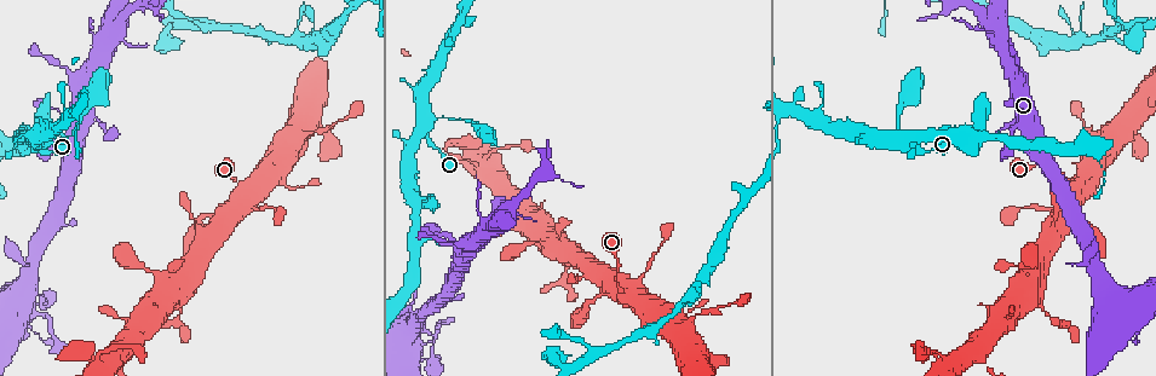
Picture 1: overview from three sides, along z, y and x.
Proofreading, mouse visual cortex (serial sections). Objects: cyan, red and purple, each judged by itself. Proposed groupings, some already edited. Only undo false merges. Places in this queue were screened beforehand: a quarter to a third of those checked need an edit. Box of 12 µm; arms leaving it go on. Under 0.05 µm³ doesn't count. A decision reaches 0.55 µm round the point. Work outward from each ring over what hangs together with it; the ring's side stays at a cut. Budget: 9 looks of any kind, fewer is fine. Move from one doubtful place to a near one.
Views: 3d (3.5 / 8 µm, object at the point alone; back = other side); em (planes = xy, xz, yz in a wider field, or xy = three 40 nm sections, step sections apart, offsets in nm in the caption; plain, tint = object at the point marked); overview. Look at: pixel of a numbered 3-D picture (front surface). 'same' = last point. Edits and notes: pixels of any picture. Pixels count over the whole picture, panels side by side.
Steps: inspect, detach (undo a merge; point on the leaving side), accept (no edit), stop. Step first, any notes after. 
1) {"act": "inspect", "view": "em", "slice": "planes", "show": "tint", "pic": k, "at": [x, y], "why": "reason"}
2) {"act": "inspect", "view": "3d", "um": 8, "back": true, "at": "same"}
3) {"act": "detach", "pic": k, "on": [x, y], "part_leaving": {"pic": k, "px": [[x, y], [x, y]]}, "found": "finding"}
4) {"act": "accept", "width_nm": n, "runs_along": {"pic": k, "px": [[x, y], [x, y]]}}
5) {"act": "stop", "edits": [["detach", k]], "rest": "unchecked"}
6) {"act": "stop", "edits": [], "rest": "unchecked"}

{"act": "inspect", "view": "3d", "um": 3.5, "back": true, "pic": 1, "at": [20, 296], "why": "thick turns thin"}

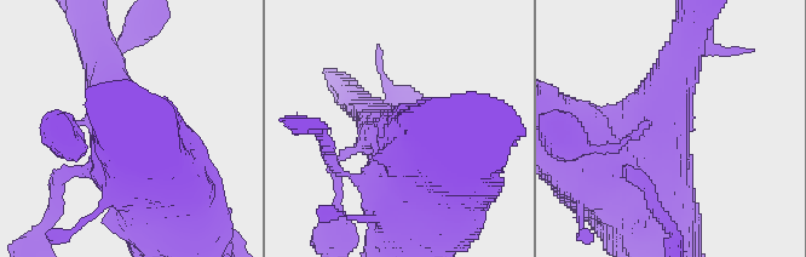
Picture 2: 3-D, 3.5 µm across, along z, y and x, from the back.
{"act": "inspect", "view": "em", "slice": "xy", "step": 3, "show": "tint", "pic": 2, "at": [648, 132], "why": "now the EM"}

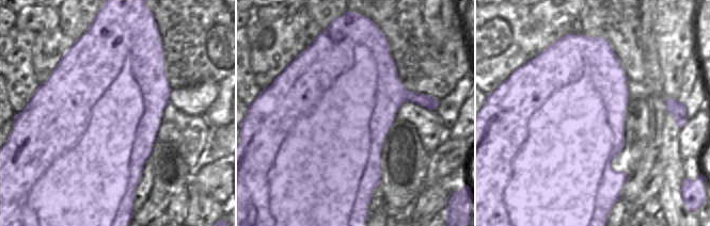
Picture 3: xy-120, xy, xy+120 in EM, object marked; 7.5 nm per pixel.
{"act": "accept", "width_nm": 950, "runs_along": {"pic": 2, "px": [[669, 93], [620, 164], [566, 141]]}, "found": "all the same cell"}

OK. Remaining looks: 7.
{"act": "inspect", "view": "3d", "um": 8, "pic": 1, "at": [449, 117], "why": "narrows sharply"}

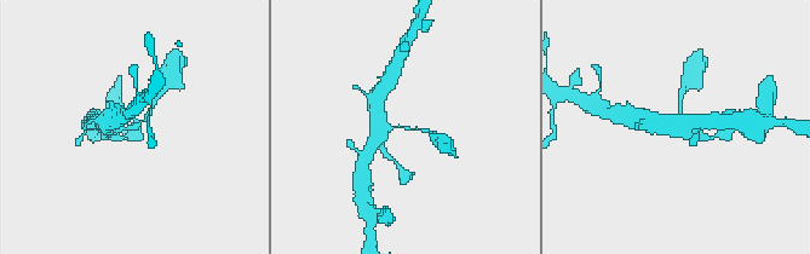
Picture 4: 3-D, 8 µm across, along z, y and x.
{"act": "inspect", "view": "em", "slice": "planes", "show": "tint", "pic": 4, "at": [130, 129], "arm_widths_nm": [100, 450], "why": "now the EM"}

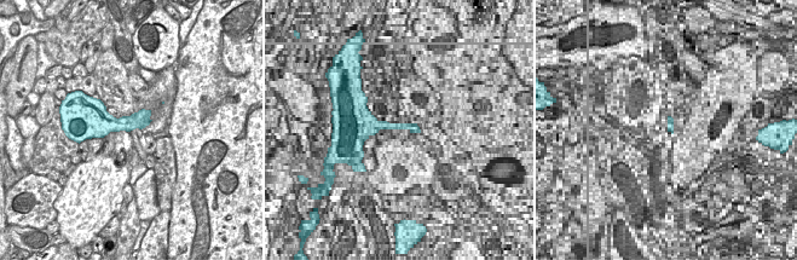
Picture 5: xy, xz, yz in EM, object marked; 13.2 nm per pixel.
{"act": "accept", "runs_along": {"pic": 4, "px": [[109, 130], [137, 127], [155, 102]]}, "found": "one cell here"}

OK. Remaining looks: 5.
{"act": "inspect", "view": "3d", "um": 3.5, "pic": 1, "at": [167, 293]}

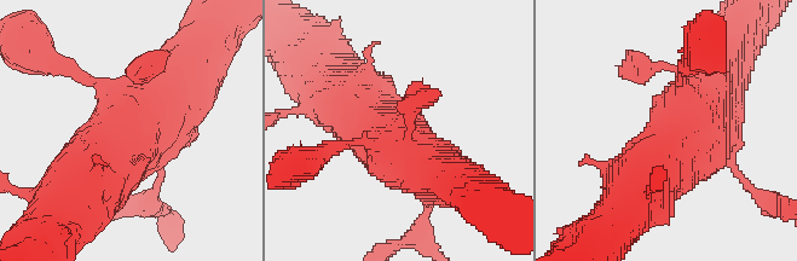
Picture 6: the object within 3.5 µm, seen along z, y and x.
{"act": "inspect", "view": "em", "slice": "planes", "show": "tint", "pic": 6, "at": [683, 127], "why": "now the EM"}

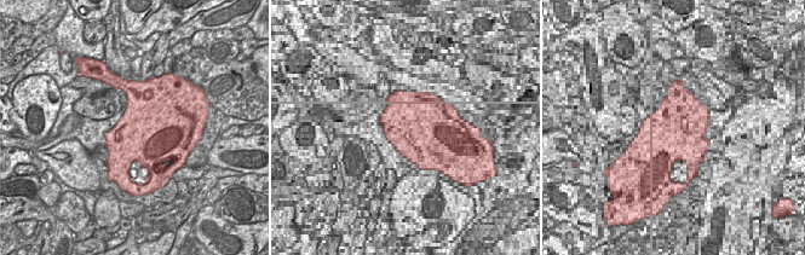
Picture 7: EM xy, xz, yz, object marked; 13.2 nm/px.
{"act": "inspect", "view": "em", "slice": "xy", "step": 3, "show": "tint", "at": "same", "why": "cut it another way"}

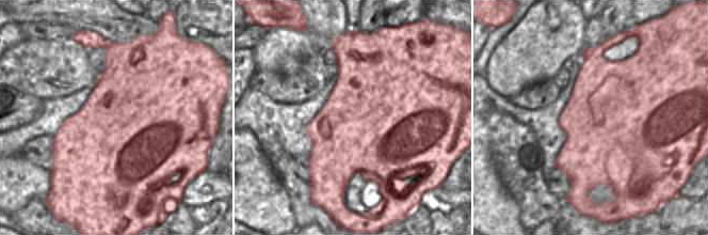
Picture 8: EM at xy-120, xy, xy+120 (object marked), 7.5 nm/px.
{"act": "accept", "found": "continuous, no second cell"}

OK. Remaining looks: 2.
{"act": "inspect", "view": "3d", "um": 3.5, "back": true, "pic": 1, "at": [480, 167]}

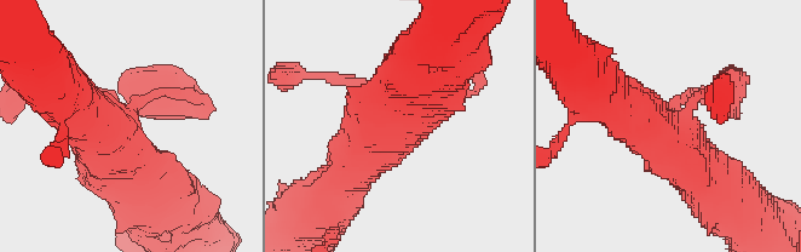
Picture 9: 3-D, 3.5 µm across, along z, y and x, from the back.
{"act": "inspect", "view": "em", "slice": "xy", "step": 5, "show": "tint", "pic": 9, "at": [132, 112], "why": "need the tissue"}

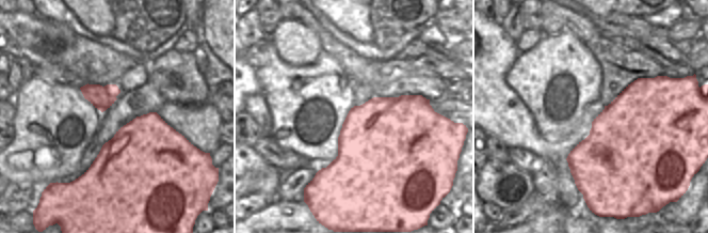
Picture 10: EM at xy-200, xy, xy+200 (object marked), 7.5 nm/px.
{"act": "accept", "runs_along": {"pic": 9, "px": [[335, 194], [357, 159], [443, 103]]}, "found": "continuous, no second cell"}

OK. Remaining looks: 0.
{"act": "stop", "edits": [], "rest": "unchecked"}

